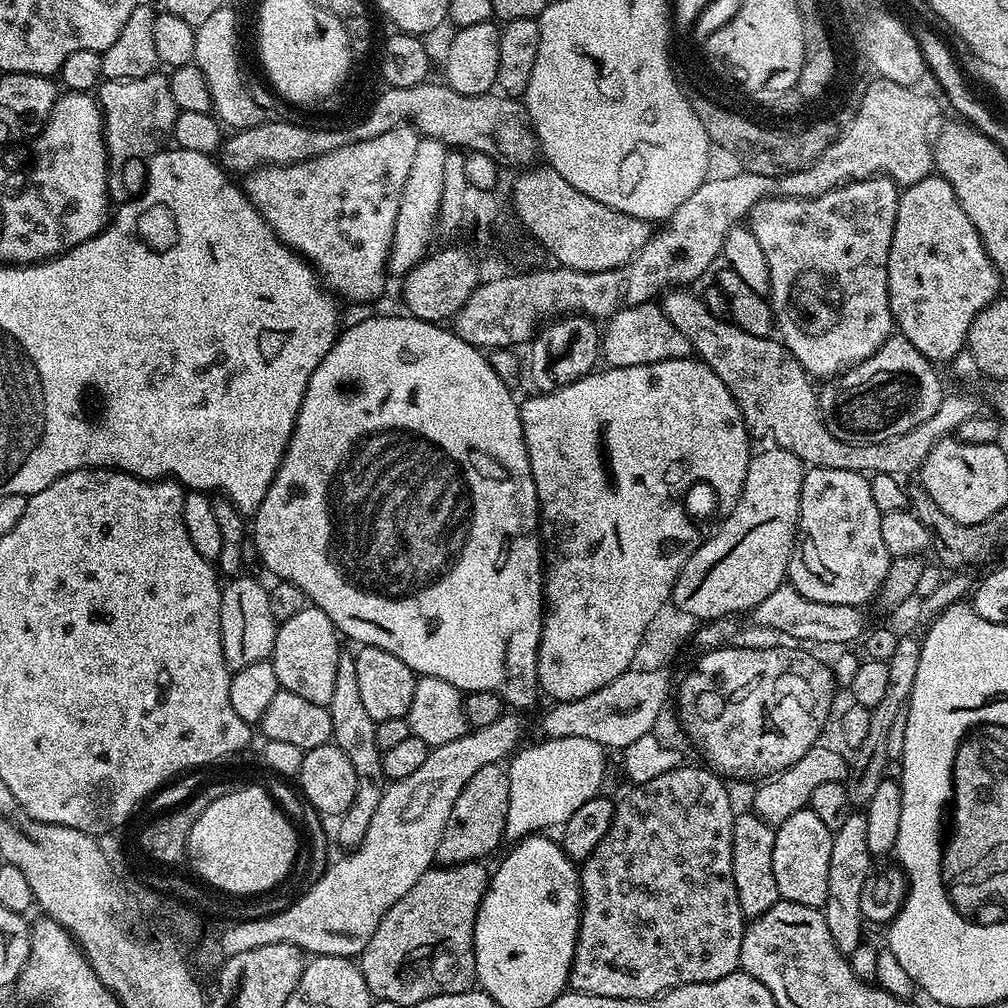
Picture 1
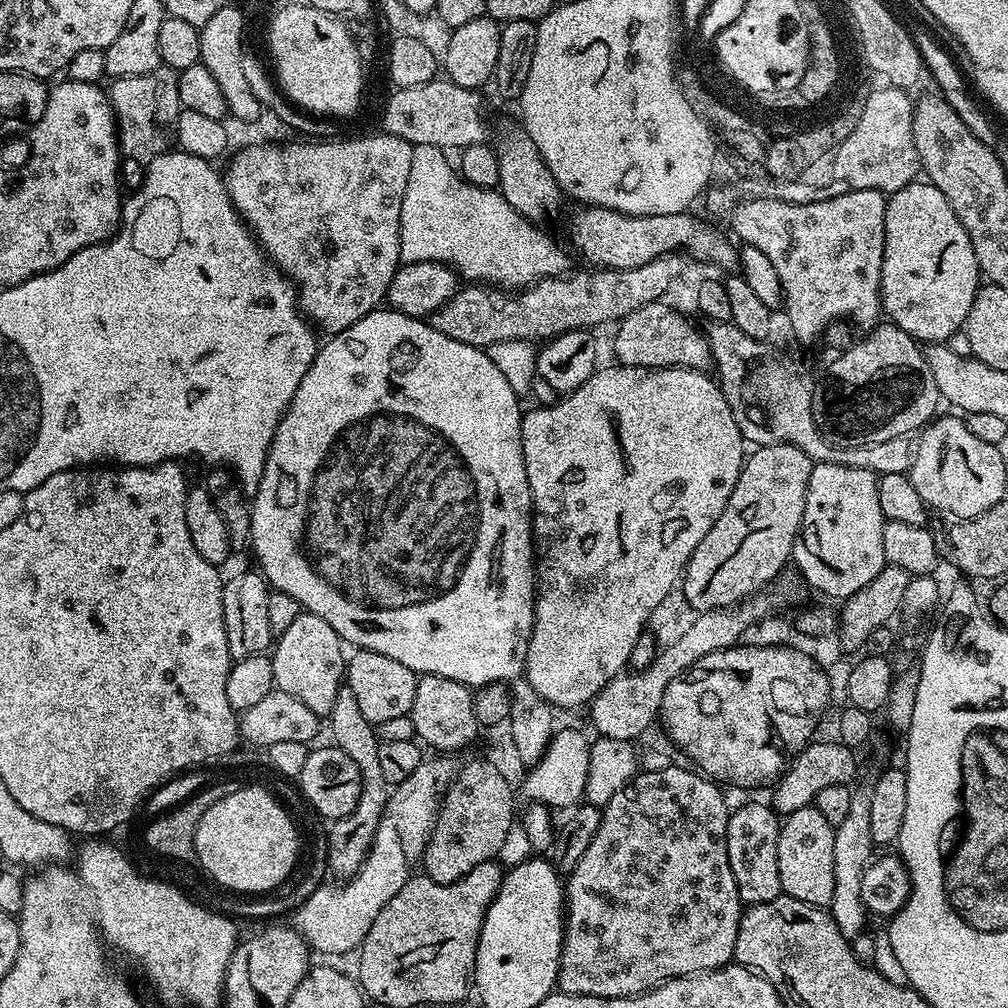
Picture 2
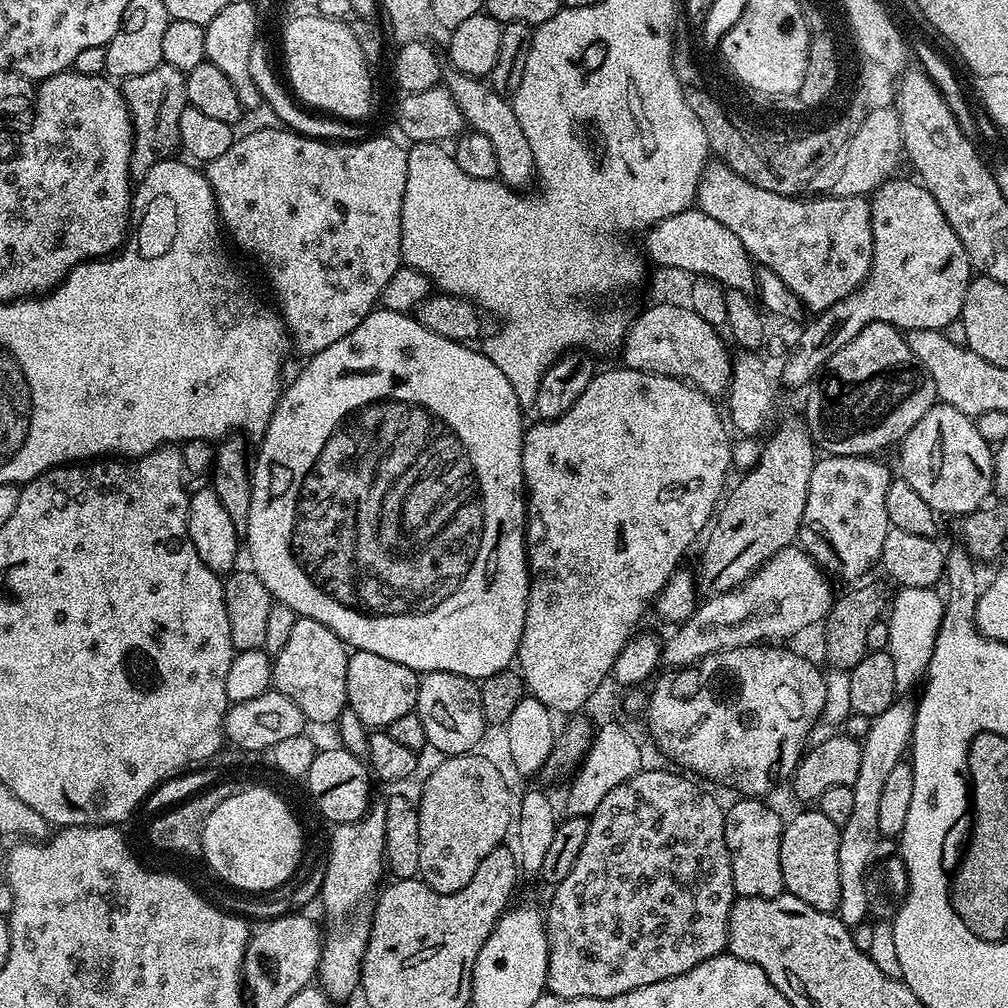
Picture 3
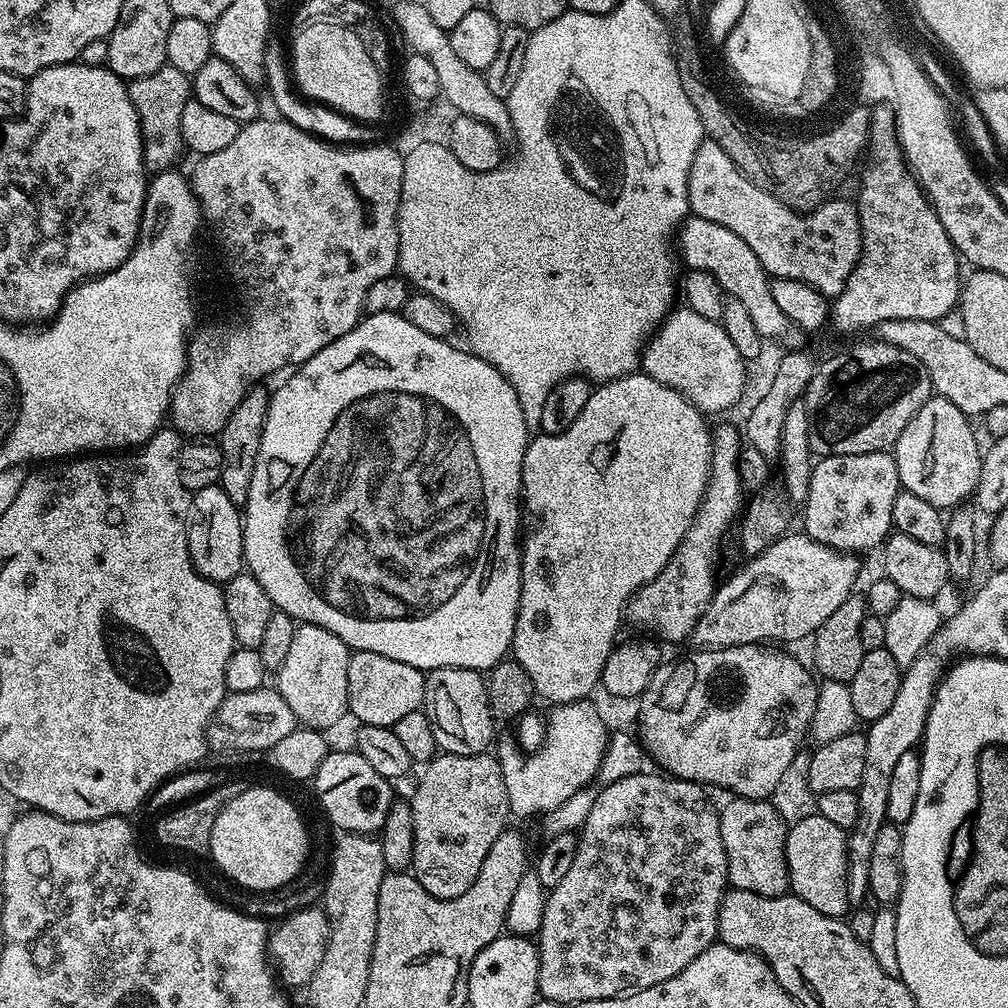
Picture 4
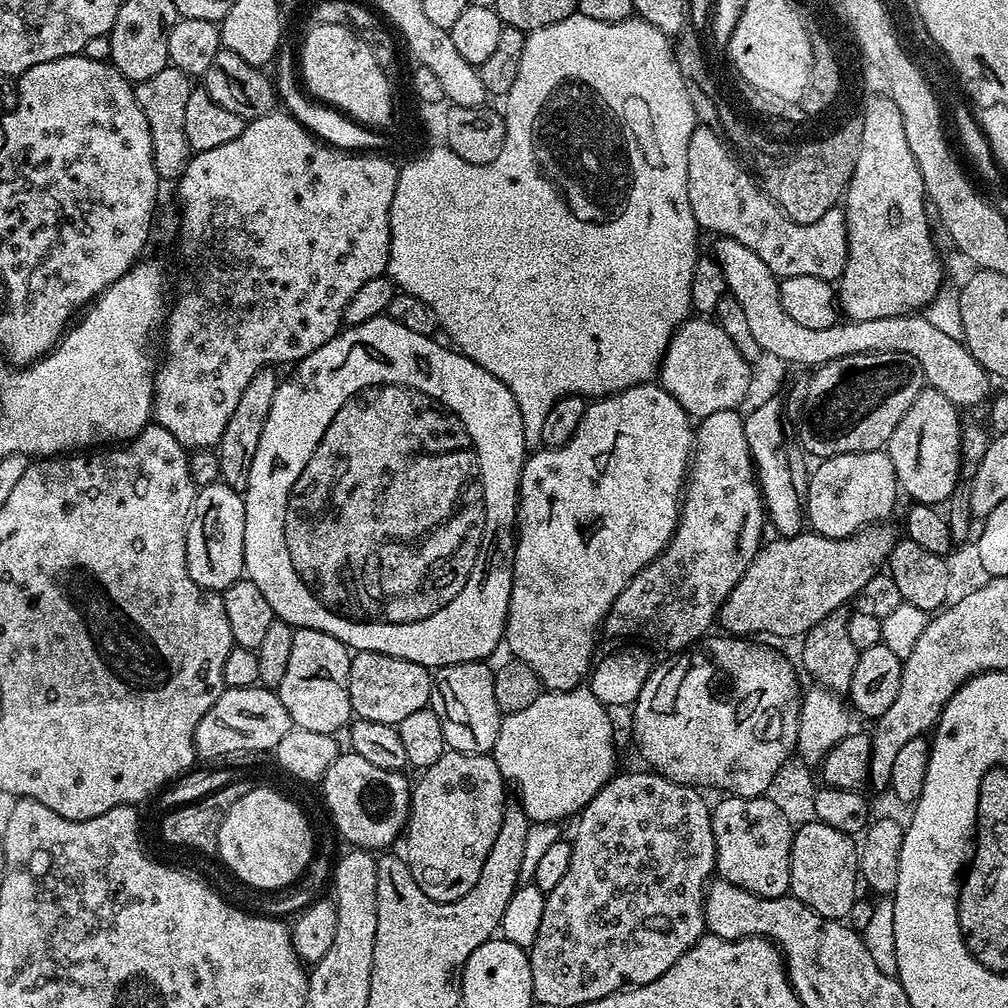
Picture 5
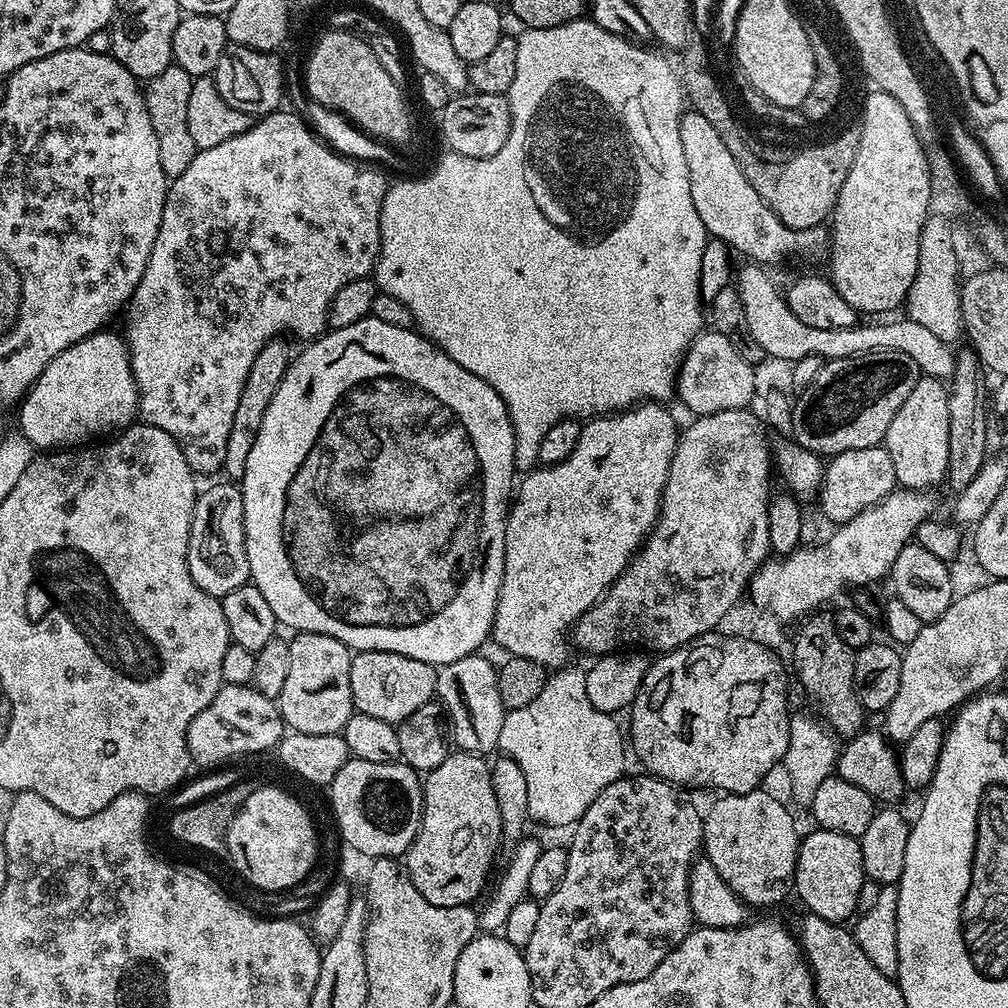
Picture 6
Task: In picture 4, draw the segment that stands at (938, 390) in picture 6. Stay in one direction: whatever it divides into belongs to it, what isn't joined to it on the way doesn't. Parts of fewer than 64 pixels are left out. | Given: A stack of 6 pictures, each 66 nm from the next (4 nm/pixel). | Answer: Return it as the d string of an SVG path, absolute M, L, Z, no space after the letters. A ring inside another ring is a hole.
M933 394L906 422L906 430L896 439L894 455L898 466L901 489L910 494L918 494L930 506L941 510L951 510L963 505L964 500L975 493L978 486L982 444L972 433L973 421L946 398Z

